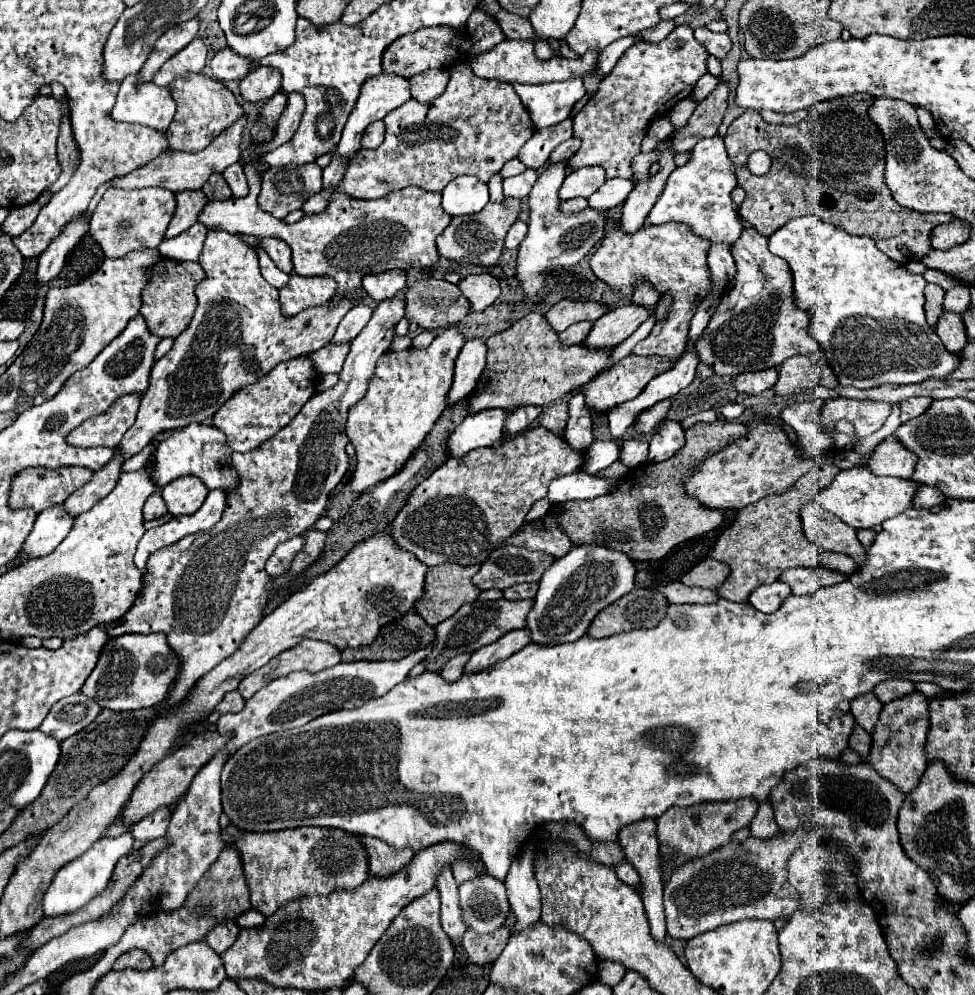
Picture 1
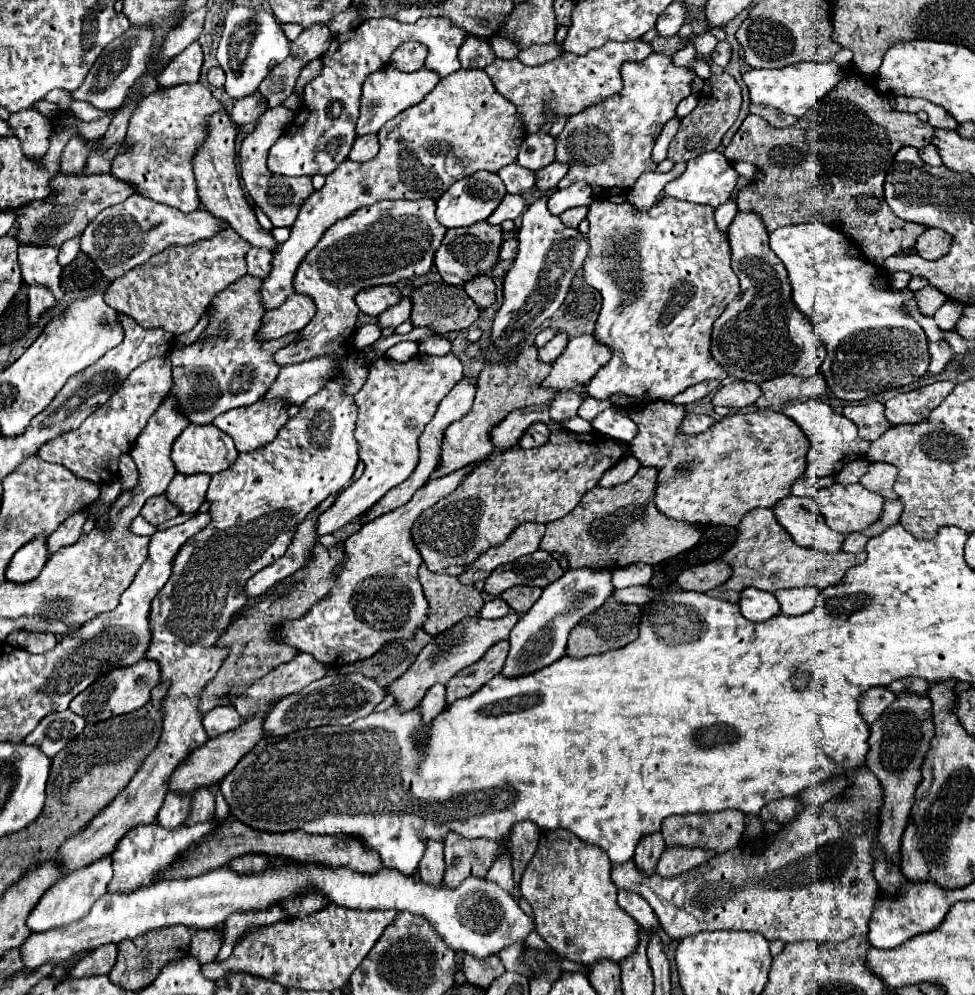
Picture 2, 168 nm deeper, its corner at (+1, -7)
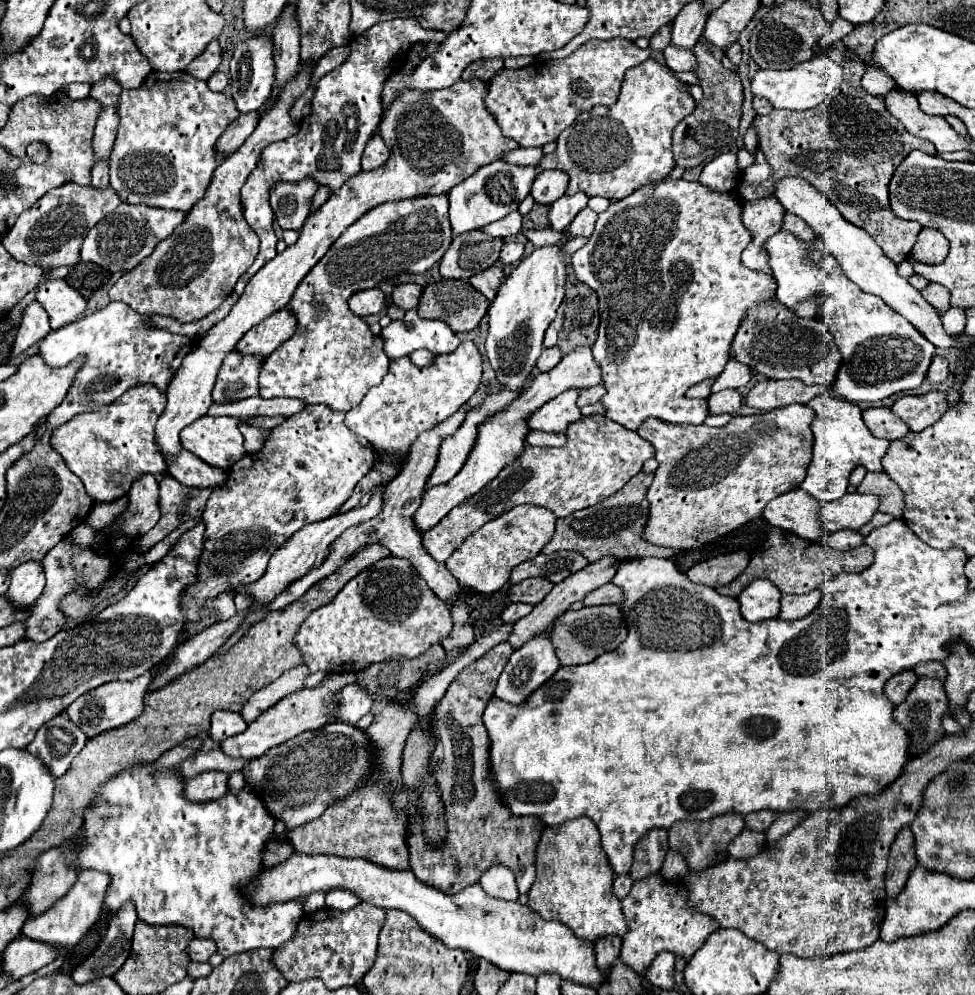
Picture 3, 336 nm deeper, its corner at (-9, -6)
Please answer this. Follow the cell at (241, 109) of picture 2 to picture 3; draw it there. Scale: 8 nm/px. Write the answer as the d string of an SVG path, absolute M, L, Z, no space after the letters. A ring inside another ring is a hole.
M256 111L252 113L242 113L226 131L224 135L218 139L216 143L216 157L218 159L226 159L228 155L232 155L248 137L250 133L256 129L258 125L258 115Z

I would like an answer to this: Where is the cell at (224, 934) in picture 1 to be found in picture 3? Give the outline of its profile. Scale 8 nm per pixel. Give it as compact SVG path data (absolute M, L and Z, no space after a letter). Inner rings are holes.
M192 939L188 945L188 955L192 961L208 961L214 951L216 943L212 943L212 939Z

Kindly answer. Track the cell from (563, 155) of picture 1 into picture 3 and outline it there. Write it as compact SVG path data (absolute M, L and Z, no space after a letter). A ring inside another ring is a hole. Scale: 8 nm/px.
M542 171L532 185L530 195L538 205L552 205L566 193L568 175L564 171Z

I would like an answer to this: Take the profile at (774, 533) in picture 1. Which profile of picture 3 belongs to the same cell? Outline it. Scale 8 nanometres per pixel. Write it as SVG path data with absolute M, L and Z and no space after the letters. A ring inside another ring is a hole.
M772 527L768 541L760 551L752 555L750 565L744 569L742 575L738 575L732 583L718 587L716 591L720 595L738 597L740 591L754 579L770 579L782 593L810 593L812 589L818 589L826 577L834 577L838 573L858 573L864 567L868 567L874 559L874 551L868 545L848 549L848 551L836 551L830 547L824 547L822 543L808 543L806 539L800 539L798 535Z

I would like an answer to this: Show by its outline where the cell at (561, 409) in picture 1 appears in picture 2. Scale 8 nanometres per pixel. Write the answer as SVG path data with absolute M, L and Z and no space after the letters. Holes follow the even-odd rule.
M562 390L562 392L554 398L554 402L552 402L552 406L550 406L550 418L552 418L554 422L570 420L570 418L576 416L580 404L582 404L582 398L580 398L578 392L574 392L574 390Z

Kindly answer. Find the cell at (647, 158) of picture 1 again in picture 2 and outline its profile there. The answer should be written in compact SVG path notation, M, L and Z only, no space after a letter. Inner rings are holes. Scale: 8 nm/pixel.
M726 72L712 74L704 82L704 88L698 96L698 106L686 118L680 120L680 128L668 146L668 160L678 164L678 162L686 162L702 152L716 150L720 146L720 140L726 134L726 130L736 122L740 104L742 104L742 94L740 94L740 86L736 84L736 80Z

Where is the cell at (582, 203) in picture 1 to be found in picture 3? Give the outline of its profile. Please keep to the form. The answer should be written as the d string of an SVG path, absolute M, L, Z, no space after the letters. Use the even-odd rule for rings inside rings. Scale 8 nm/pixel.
M584 207L584 209L574 217L574 221L570 223L568 233L570 233L572 237L590 237L592 231L594 231L596 217L598 217L598 215L596 215L590 207Z

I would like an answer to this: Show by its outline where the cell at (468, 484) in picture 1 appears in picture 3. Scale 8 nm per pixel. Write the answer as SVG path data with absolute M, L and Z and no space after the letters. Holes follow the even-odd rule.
M590 415L570 423L566 437L566 445L556 449L526 445L522 455L506 465L480 493L452 509L436 527L424 531L422 543L430 555L436 561L446 561L468 535L520 503L542 505L556 517L568 517L578 509L596 505L622 489L636 473L640 473L642 463L654 457L654 447L646 439L604 415Z

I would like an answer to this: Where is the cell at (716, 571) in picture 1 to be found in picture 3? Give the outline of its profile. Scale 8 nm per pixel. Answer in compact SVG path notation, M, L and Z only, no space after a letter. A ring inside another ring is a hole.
M734 551L726 555L712 557L708 561L696 563L694 567L688 569L688 579L692 583L702 583L708 587L720 587L736 579L746 565L750 563L750 553L748 551Z

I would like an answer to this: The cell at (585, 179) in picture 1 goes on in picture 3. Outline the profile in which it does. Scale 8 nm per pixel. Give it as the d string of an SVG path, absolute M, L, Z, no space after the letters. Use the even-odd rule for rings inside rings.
M576 193L572 197L564 195L560 197L558 201L554 201L550 205L550 211L548 211L548 223L554 231L566 231L568 225L572 223L572 219L576 217L578 211L582 211L588 203L588 197L584 193Z

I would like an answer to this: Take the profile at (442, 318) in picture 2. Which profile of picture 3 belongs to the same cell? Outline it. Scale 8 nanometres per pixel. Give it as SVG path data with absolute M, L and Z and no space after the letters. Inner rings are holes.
M440 279L438 283L430 283L418 303L418 315L422 319L438 319L444 321L454 333L458 331L472 331L478 327L482 317L486 315L490 301L476 291L468 281L452 281L452 279Z

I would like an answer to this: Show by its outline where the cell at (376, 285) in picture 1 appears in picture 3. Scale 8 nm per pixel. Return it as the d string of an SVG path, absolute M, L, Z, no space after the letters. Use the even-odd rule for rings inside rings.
M366 289L366 291L358 291L352 295L352 299L348 299L348 307L358 315L358 317L366 317L366 315L376 315L380 311L384 311L388 307L388 299L384 297L384 293L380 289Z

